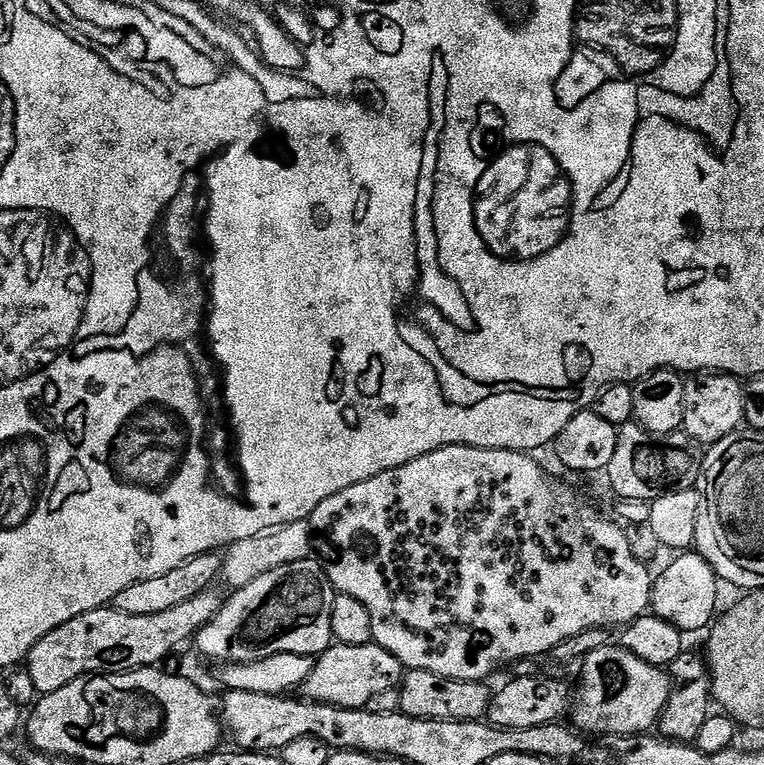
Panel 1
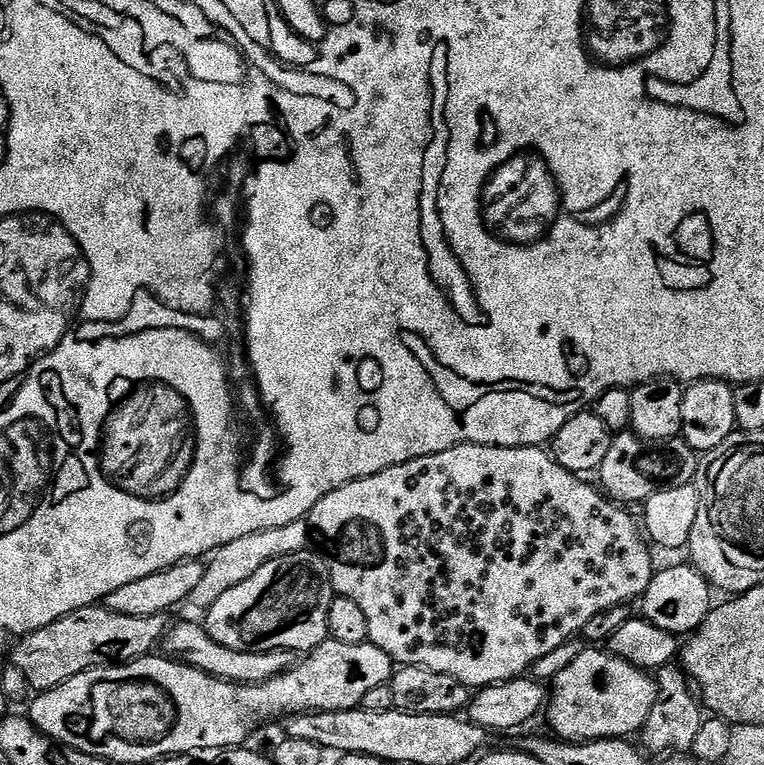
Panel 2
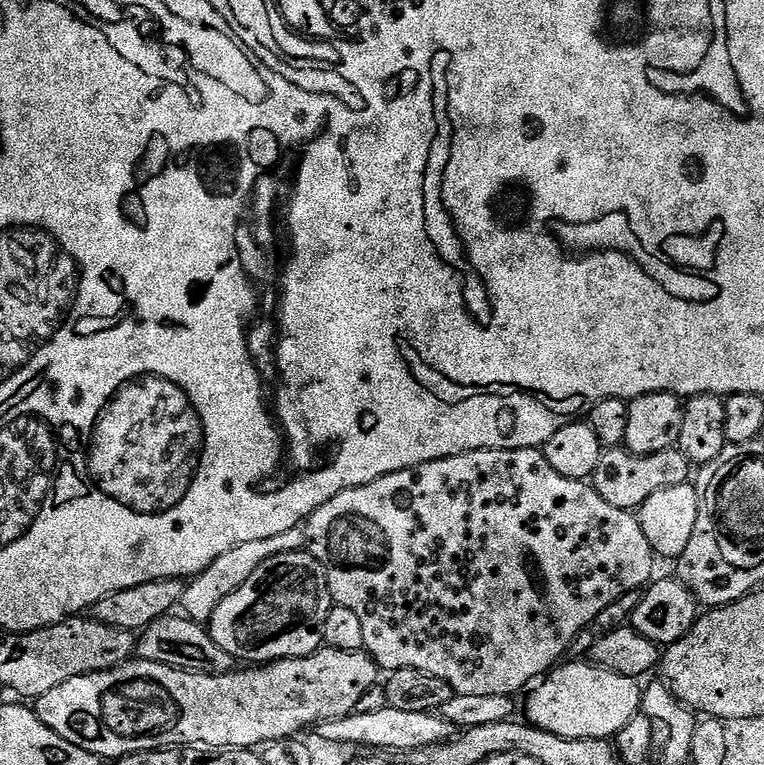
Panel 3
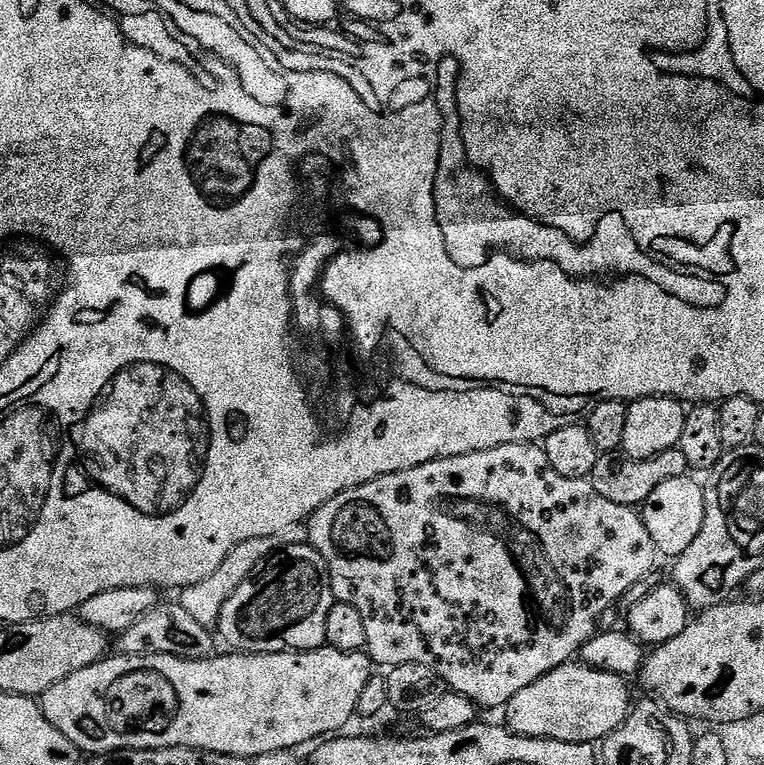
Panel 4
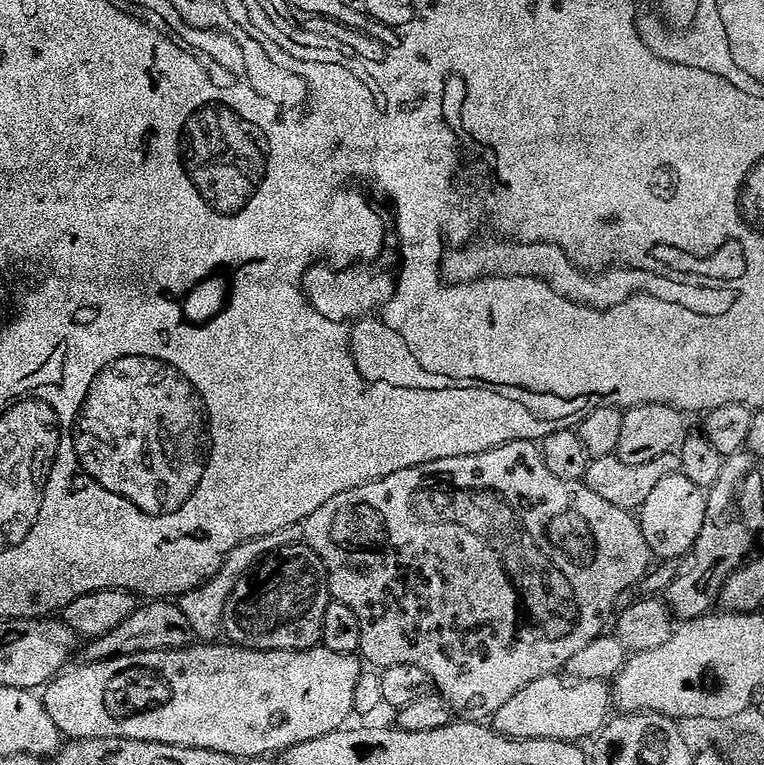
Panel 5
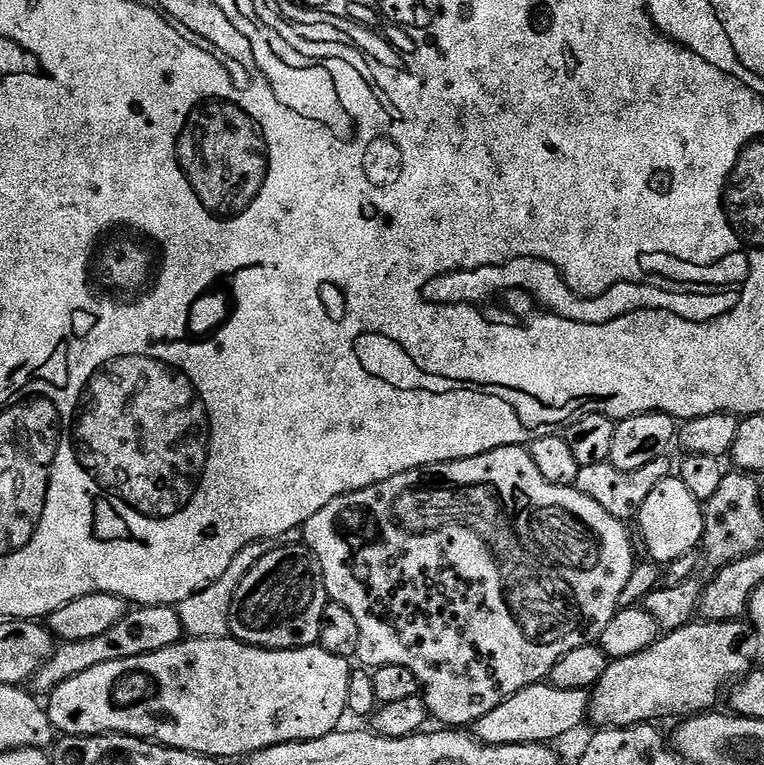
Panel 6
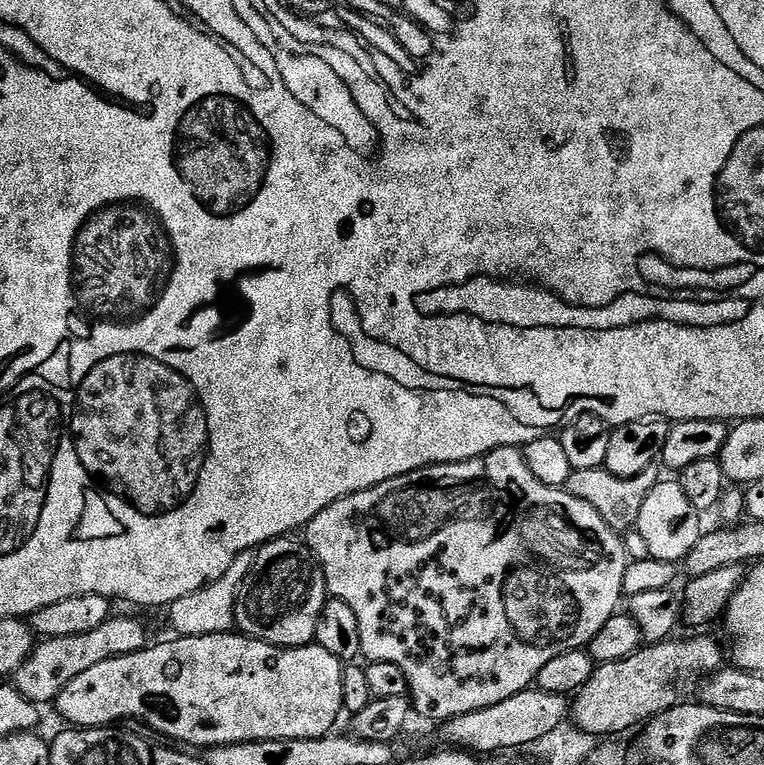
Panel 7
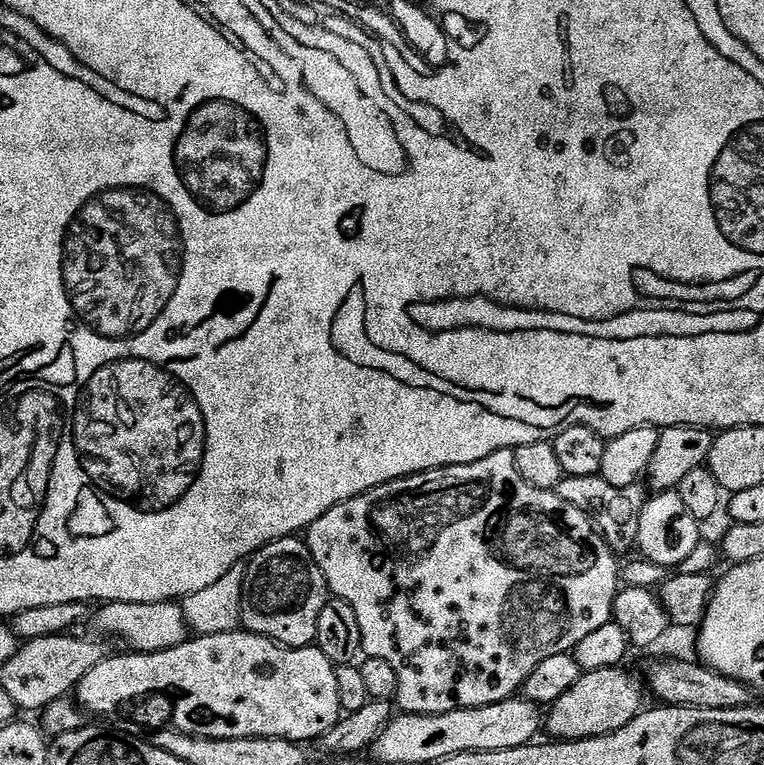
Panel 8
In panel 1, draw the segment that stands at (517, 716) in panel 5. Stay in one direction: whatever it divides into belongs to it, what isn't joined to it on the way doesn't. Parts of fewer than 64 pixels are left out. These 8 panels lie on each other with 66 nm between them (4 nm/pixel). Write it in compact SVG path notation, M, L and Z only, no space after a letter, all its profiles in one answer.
M610 642L583 657L580 666L580 689L575 689L570 704L570 720L581 733L639 737L659 725L674 687L672 677L661 665L646 662L629 648Z

